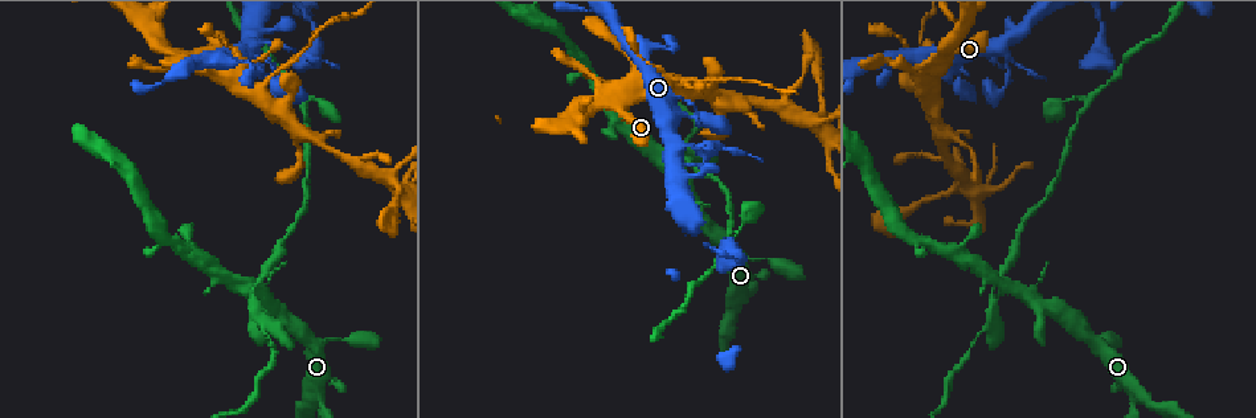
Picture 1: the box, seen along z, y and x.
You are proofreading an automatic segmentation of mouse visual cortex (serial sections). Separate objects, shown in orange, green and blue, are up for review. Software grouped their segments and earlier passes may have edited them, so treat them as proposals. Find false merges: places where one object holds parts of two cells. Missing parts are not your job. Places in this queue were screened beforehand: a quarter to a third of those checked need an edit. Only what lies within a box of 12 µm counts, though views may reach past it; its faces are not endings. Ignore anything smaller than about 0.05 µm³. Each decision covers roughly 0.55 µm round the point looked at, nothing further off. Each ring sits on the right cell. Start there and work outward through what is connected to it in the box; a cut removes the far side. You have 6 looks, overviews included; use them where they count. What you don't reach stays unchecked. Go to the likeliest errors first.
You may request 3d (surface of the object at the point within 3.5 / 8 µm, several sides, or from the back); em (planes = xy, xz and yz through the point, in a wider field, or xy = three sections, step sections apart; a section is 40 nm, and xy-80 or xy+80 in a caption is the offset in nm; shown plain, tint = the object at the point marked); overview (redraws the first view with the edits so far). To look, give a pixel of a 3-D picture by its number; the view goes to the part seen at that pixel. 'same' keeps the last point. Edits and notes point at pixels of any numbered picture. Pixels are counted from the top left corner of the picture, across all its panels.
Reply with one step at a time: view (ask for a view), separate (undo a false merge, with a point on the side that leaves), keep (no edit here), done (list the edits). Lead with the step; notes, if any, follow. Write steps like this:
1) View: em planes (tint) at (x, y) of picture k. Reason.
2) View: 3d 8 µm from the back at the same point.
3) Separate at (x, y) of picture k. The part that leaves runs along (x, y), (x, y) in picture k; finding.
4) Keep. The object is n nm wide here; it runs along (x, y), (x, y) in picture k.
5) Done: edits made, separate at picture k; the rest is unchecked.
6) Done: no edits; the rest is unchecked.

View: 3d 3.5 µm at (248, 285) of picture 1. Calibre changes.

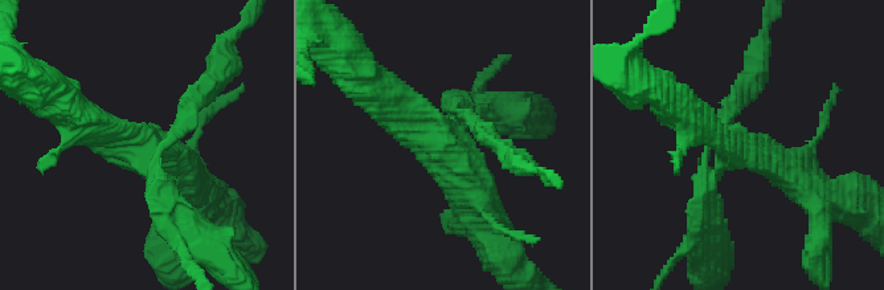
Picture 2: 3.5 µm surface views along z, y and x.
View: em xy step 1 (tint) at (149, 146) of picture 2. 4 arms meet here; the arms are 250, 250, 300, 450 nm wide.

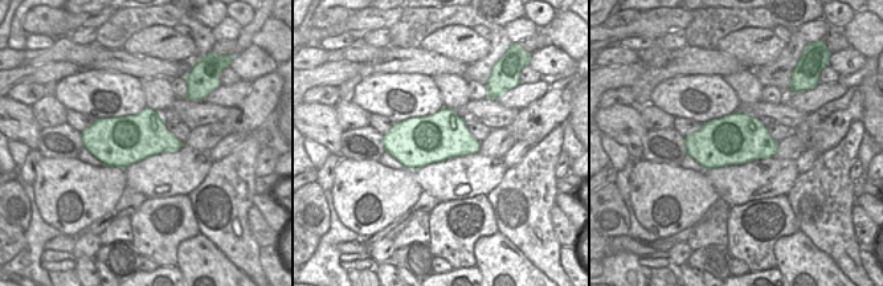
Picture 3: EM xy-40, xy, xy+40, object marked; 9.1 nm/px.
Separate at (733, 103) of picture 2. Two cells meet here.

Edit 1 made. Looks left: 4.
View: 3d 3.5 µm at (687, 82) of picture 1. Thick turns thin.

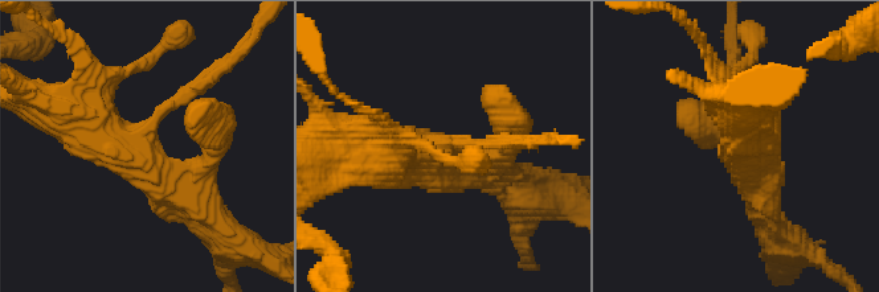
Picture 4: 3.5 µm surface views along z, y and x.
View: em xy step 3 (tint) at (442, 147) of picture 4. 3 arms meet here; the arms are 150, 350, 700 nm wide; now the EM.

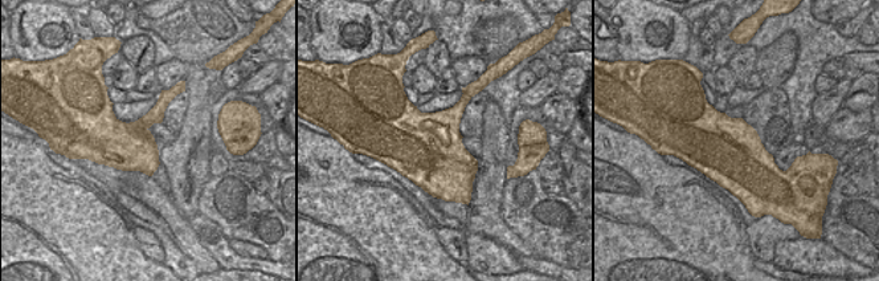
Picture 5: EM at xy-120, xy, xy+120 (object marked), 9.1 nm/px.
Separate at (203, 85) of picture 4. The part that leaves runs along (164, 110), (254, 37) in picture 4; a second cell is stuck on.

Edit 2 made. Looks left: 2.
Done: edits made, separate at picture 2, separate at picture 4; the rest is unchecked.

